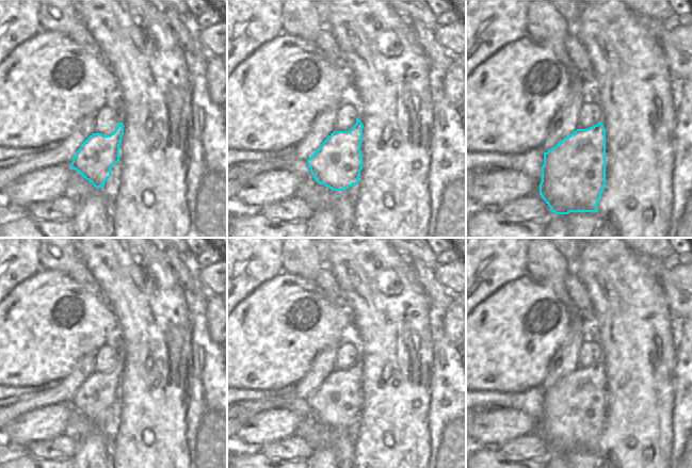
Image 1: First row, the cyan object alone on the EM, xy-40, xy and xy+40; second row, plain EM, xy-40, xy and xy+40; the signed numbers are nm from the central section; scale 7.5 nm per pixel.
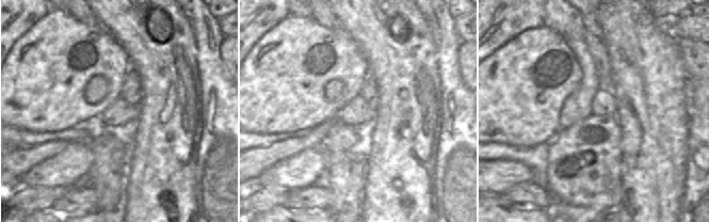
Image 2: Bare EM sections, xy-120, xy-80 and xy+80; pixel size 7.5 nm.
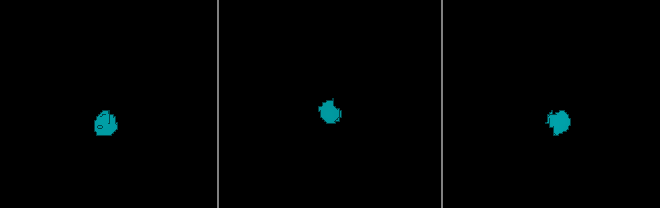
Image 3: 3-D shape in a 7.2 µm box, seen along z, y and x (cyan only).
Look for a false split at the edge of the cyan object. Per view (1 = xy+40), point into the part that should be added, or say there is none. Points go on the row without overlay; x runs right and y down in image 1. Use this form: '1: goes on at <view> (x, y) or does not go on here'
1: does not go on here

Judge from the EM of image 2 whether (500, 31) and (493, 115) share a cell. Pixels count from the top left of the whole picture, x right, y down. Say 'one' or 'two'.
two

